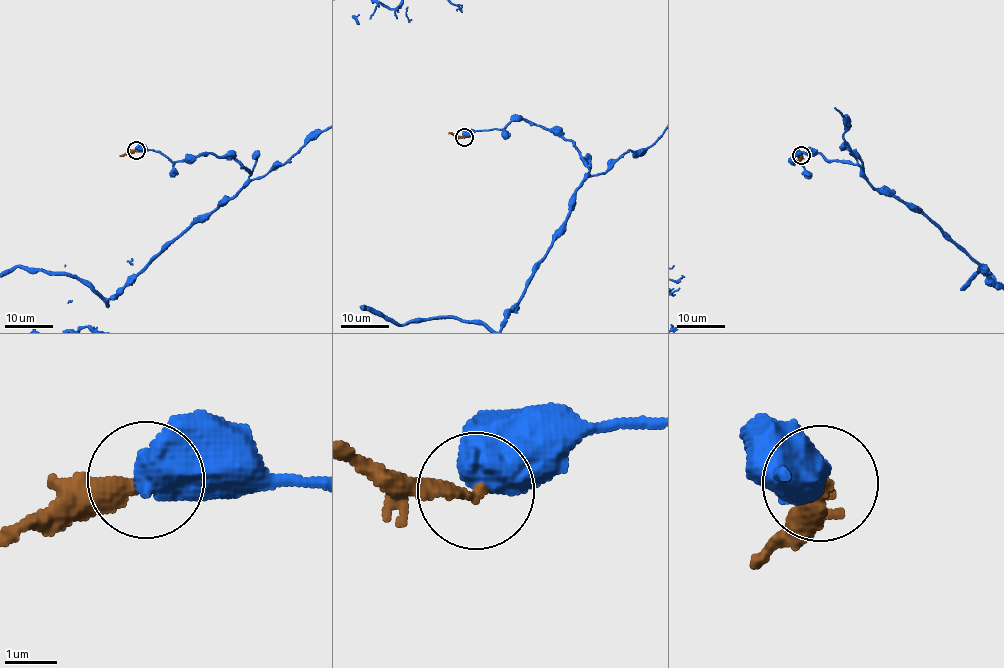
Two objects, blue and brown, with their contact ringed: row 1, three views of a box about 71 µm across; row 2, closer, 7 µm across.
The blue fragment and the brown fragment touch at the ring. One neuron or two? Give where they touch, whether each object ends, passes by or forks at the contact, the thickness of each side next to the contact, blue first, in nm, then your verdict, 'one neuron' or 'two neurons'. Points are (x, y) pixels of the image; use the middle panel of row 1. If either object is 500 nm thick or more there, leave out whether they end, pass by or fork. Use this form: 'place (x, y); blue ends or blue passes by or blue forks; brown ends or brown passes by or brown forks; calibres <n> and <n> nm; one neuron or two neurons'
place (464, 137); calibres 700 and 240 nm; two neurons

